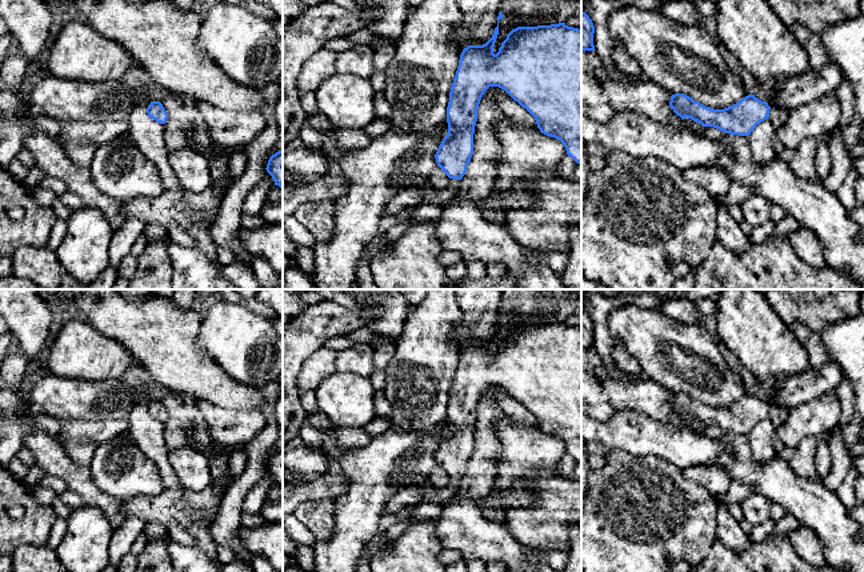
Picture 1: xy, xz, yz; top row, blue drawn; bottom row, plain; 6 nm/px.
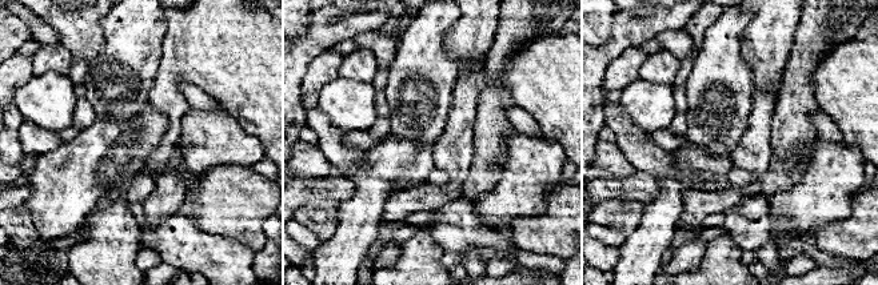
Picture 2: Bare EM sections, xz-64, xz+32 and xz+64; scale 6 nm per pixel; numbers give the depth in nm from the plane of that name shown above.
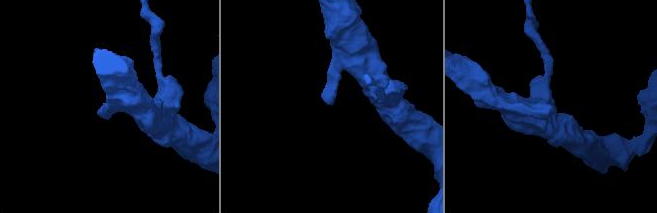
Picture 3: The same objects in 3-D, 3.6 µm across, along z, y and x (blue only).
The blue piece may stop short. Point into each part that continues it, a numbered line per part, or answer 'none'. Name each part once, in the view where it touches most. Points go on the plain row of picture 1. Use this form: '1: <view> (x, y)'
1: xz (411, 495)

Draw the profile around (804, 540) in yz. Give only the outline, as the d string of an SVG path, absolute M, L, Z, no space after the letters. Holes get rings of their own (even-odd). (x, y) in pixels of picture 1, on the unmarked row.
M800 527L788 536L796 552L807 563L815 567L823 567L827 564L823 544L812 529Z

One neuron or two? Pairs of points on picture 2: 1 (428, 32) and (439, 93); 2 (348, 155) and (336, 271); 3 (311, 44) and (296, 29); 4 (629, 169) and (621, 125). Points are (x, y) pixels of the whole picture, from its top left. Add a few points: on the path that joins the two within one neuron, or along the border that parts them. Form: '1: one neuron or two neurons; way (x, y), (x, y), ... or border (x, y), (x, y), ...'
1: one neuron; way (428, 47), (428, 76), (431, 79)
2: two neurons; border (366, 152), (344, 172)
3: two neurons; border (311, 13), (307, 31), (296, 40)
4: two neurons; border (614, 141), (623, 156), (638, 171)

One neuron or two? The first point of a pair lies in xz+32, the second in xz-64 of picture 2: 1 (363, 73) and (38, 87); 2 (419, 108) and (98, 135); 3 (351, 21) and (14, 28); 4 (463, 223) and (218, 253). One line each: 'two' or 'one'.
1: two
2: two
3: one
4: one

